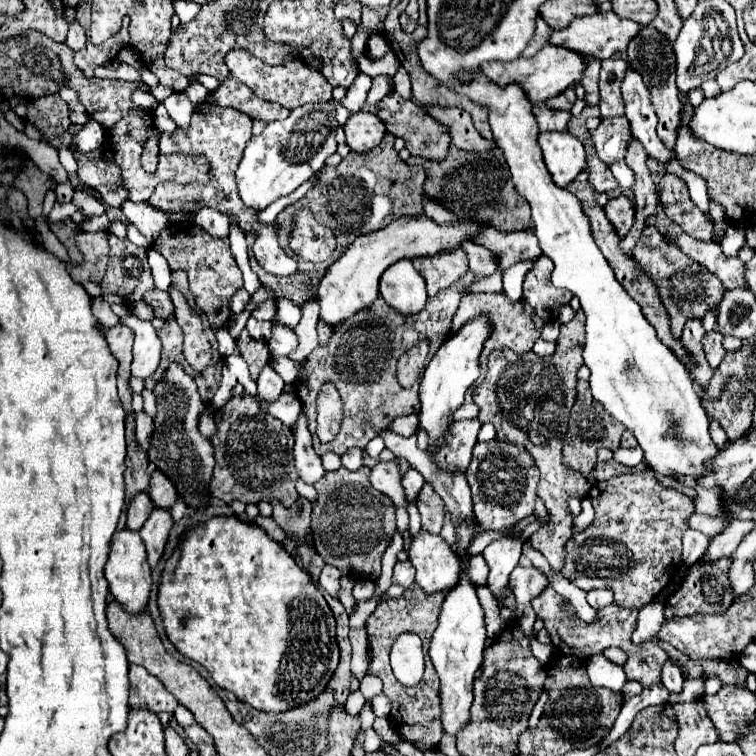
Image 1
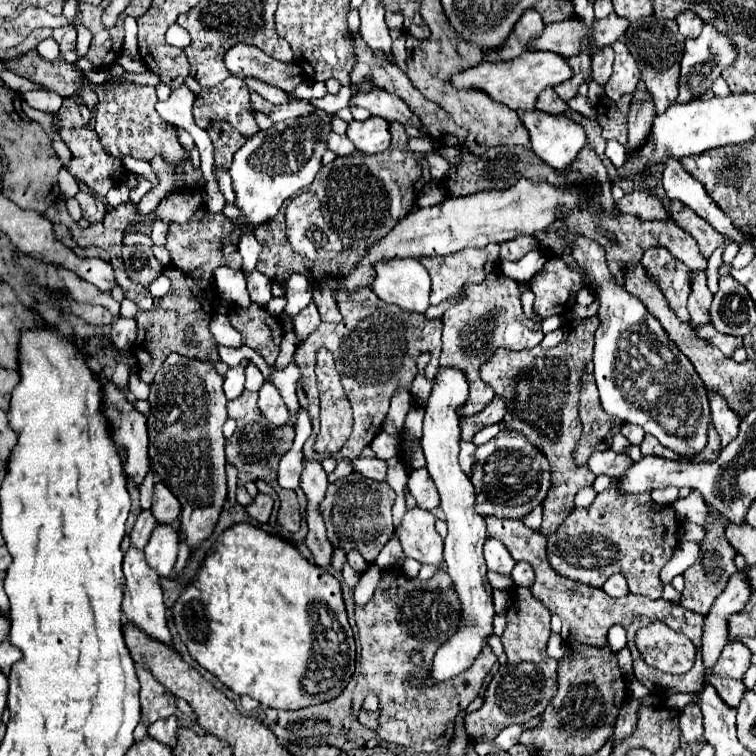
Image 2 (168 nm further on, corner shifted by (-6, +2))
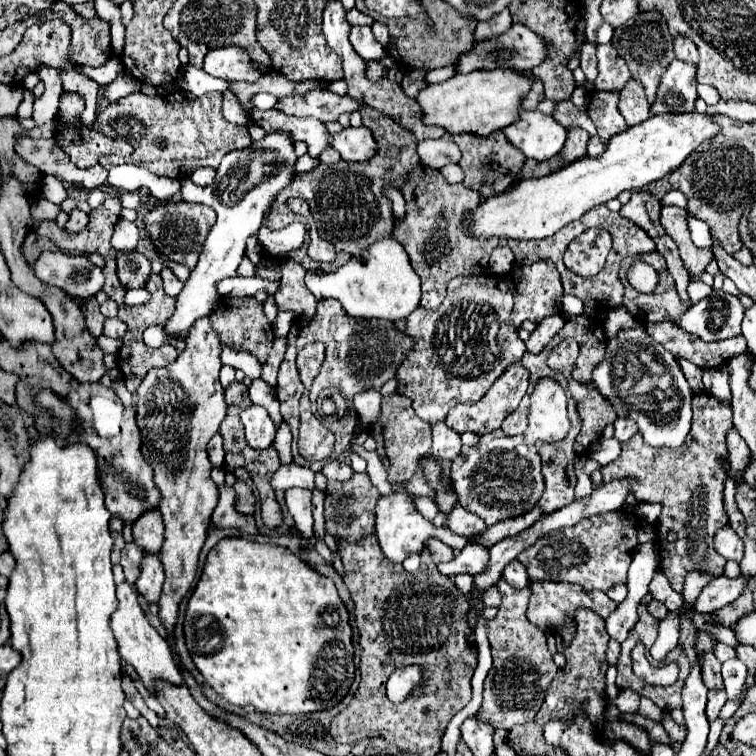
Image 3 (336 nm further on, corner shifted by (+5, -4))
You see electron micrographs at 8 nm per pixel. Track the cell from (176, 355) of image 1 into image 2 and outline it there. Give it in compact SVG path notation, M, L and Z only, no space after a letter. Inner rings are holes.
M166 267L164 275L168 275L172 279L172 287L170 291L160 299L160 305L154 311L140 311L136 315L136 323L138 323L138 339L134 345L134 355L140 363L140 379L144 379L144 383L152 383L154 375L158 373L158 369L162 367L164 359L176 351L180 355L192 357L192 359L204 359L214 363L214 369L224 375L228 371L228 365L222 363L222 359L218 357L218 343L213 339L210 329L208 329L208 321L212 319L212 305L208 303L208 299L202 297L202 291L196 287L196 283L182 273L176 267ZM186 327L194 327L194 331L198 333L200 343L196 347L186 347L184 345L184 329Z

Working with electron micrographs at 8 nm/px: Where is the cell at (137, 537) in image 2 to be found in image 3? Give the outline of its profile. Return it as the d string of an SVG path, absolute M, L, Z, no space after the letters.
M127 543L121 551L121 567L125 571L125 579L133 585L137 577L141 575L141 559L143 559L143 549L137 547L135 543Z

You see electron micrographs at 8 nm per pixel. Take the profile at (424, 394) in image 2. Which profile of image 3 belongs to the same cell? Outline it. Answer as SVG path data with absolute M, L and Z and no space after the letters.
M469 275L455 277L447 285L447 297L443 305L437 309L421 309L417 307L407 317L407 337L413 339L413 353L405 357L401 369L397 369L397 391L413 401L415 413L427 421L435 423L447 417L447 411L457 405L473 405L477 403L493 381L515 361L519 361L525 353L525 343L517 335L517 327L511 323L509 315L513 309L513 295L507 287L507 281L497 275Z

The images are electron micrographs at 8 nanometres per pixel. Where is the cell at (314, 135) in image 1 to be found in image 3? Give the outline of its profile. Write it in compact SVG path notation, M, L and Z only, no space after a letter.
M269 133L265 139L255 141L249 149L227 153L217 169L215 183L209 185L209 189L207 187L201 189L197 185L195 189L181 189L181 195L185 201L203 203L215 209L217 223L203 245L197 267L191 271L189 279L185 281L183 291L175 297L177 299L175 311L163 327L169 339L177 339L179 333L189 331L189 327L197 319L213 313L213 309L217 307L217 301L221 299L217 293L217 283L227 277L235 277L235 271L245 253L247 237L259 231L265 209L271 205L275 195L293 179L295 161L297 161L297 155L293 151L291 135Z

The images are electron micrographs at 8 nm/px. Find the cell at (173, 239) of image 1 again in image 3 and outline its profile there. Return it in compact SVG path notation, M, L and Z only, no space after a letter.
M169 199L169 201L157 201L151 205L151 209L145 215L145 229L147 229L151 243L167 259L171 259L179 265L185 265L193 271L197 265L197 259L201 255L205 237L209 235L209 229L213 227L213 221L215 221L215 213L207 205L187 203L183 199L179 199L179 201Z

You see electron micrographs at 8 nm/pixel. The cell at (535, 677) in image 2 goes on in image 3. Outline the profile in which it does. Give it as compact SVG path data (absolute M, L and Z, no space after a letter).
M507 581L497 583L503 603L499 607L499 615L489 621L489 643L493 655L493 667L485 679L483 691L483 705L479 709L479 717L491 723L495 729L511 729L517 723L531 721L537 711L541 709L545 689L553 681L557 673L557 665L545 643L545 631L537 629L533 623L527 621L525 611L531 597L531 589L513 589Z

